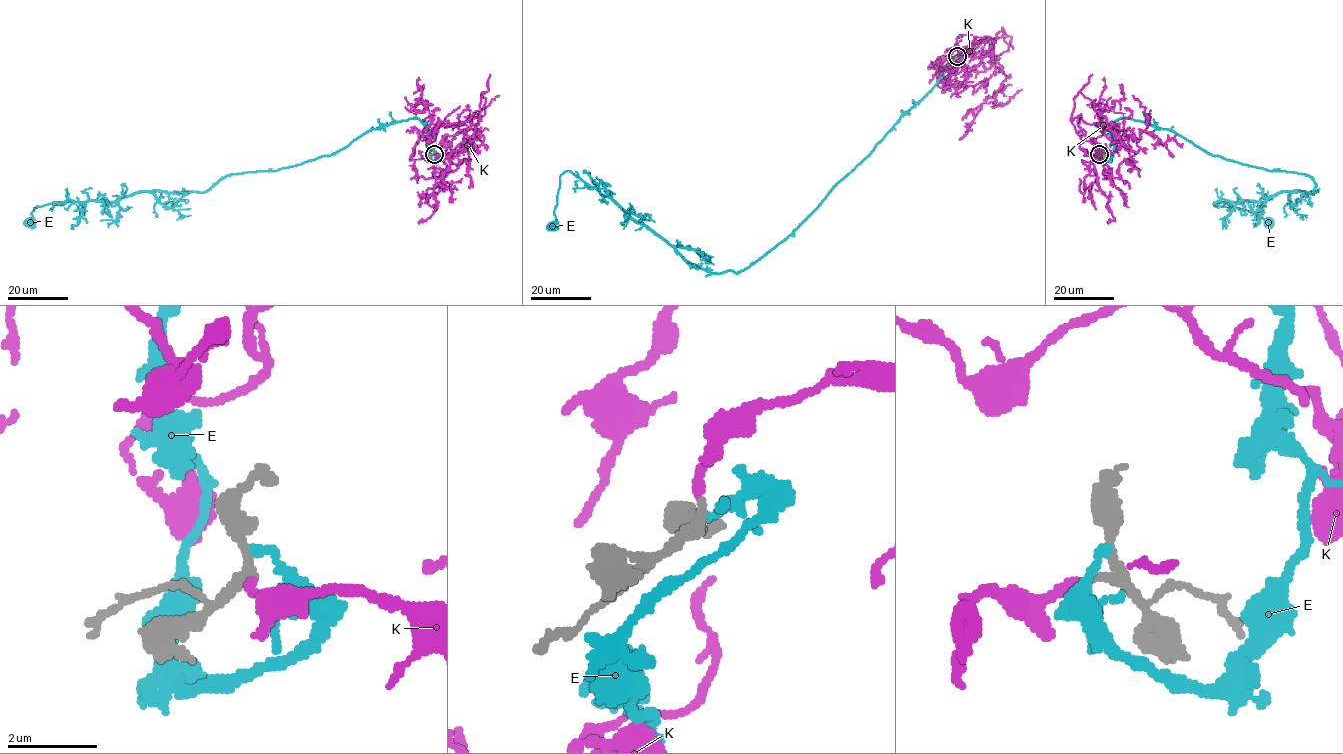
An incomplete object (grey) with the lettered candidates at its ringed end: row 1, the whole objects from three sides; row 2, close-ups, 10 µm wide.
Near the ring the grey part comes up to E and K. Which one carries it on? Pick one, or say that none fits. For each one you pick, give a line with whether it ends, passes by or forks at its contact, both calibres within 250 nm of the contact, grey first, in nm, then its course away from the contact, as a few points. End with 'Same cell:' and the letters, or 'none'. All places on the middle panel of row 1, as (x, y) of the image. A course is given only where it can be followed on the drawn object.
K: it ends | 200/180 nm | via (957, 56), (1002, 28), (1008, 50), (992, 62), (1006, 77), (985, 102), (1003, 105), (1021, 89)
Same cell: K

